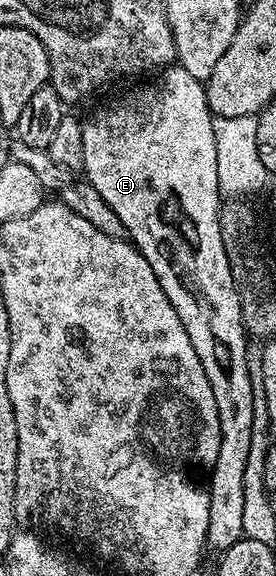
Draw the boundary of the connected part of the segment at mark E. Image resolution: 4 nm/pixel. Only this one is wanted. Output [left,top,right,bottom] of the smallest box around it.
[81,63,254,551]

